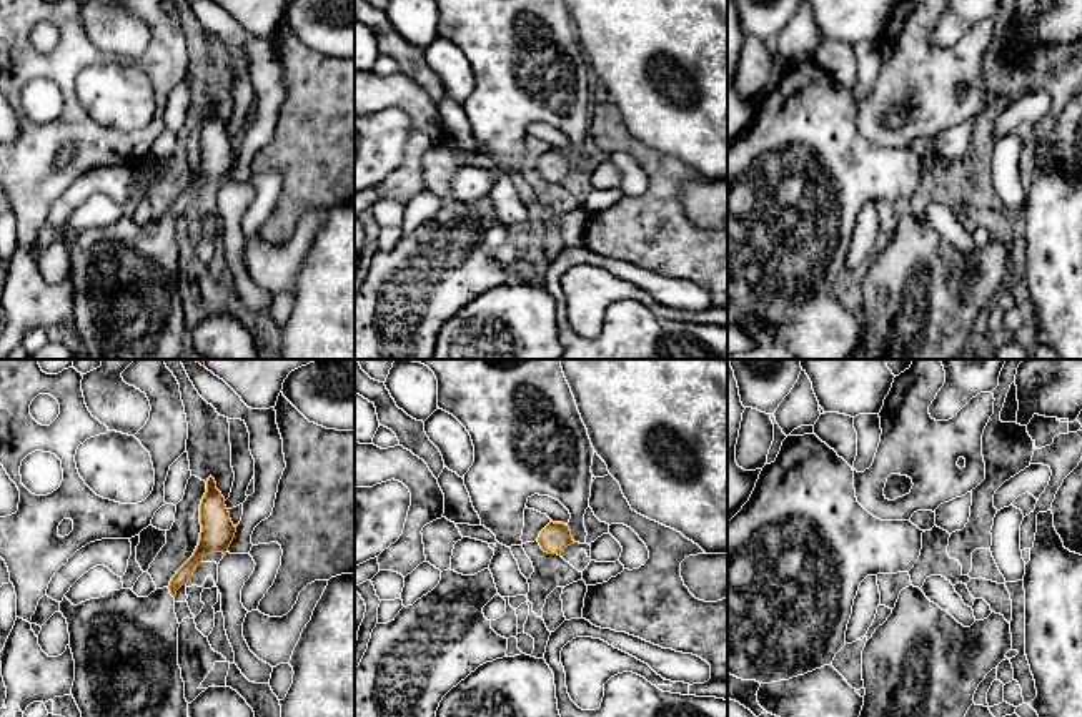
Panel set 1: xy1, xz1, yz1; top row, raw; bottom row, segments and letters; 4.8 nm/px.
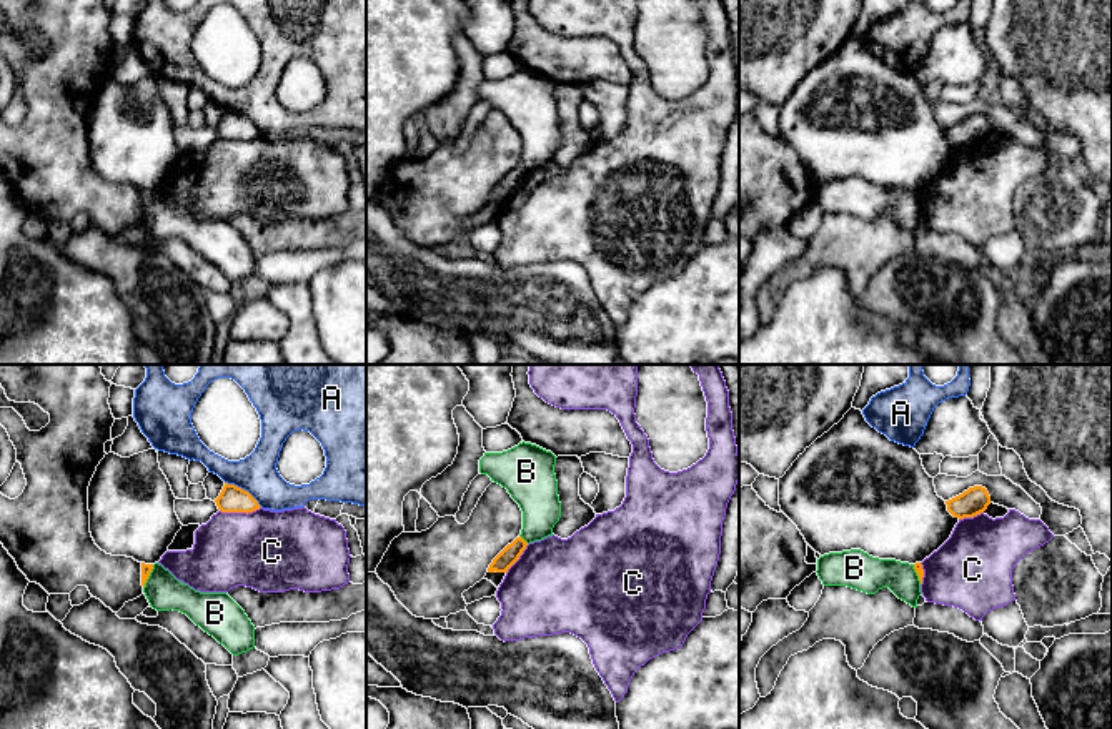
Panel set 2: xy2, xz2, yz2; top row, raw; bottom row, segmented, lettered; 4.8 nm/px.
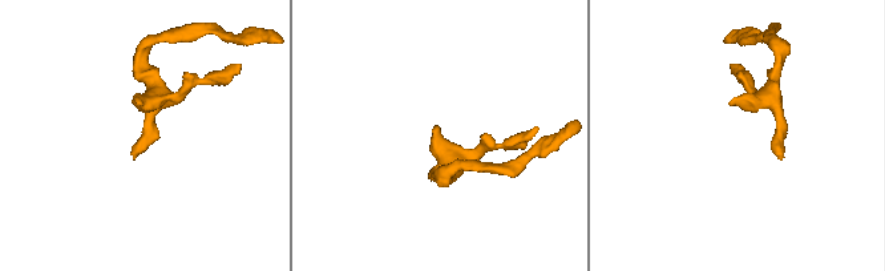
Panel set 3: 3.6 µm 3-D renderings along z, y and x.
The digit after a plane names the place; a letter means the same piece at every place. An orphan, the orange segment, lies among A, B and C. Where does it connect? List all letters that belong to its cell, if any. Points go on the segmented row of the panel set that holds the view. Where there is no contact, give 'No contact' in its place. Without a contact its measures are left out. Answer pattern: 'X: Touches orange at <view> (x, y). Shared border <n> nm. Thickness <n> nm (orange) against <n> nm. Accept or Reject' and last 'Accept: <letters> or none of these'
A: Touches orange at xy2 (243, 490). Shared border 220 nm. Thickness 130 nm (orange) against 190 nm. Reject
B: Touches orange at xy2 (148, 575). Shared border 130 nm. Thickness 50 nm (orange) against 180 nm. Reject
C: Touches orange at xy2 (240, 511). Shared border 200 nm. Thickness 130 nm (orange) against 400 nm. Reject
Accept: none of these

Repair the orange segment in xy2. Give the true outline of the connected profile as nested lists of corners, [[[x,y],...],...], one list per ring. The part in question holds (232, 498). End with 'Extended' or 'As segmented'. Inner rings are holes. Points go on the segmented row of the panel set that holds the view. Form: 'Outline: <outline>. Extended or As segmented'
Outline: [[[225,483],[220,496],[215,499],[221,513],[253,513],[261,506],[258,501],[245,489]]]. As segmented

